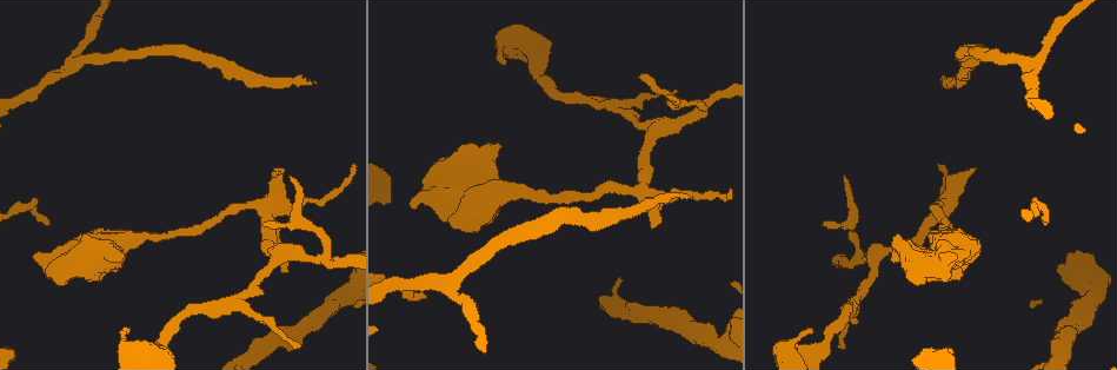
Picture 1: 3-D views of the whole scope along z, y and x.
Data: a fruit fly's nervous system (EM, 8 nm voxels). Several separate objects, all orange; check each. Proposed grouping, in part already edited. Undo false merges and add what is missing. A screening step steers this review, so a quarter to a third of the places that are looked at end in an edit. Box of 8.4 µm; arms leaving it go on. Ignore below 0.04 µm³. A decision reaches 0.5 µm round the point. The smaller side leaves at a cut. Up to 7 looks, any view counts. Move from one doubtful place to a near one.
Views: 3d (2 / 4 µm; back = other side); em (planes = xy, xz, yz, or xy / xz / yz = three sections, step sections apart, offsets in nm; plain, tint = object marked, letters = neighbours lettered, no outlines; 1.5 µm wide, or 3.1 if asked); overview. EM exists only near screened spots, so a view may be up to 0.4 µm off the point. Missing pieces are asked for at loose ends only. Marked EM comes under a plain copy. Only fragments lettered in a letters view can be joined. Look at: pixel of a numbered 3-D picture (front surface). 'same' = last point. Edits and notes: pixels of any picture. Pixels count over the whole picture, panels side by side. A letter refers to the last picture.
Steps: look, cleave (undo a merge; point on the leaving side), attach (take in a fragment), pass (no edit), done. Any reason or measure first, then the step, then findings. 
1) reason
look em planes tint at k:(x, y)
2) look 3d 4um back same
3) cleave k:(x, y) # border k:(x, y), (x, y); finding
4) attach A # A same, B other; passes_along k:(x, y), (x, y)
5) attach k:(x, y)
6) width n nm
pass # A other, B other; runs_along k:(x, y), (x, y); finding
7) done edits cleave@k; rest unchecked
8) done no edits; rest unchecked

three arms meet
look em xy step 8 tint at 1:(453, 282)

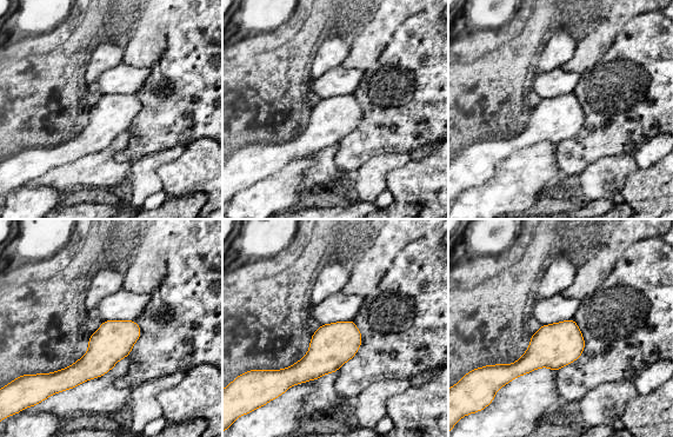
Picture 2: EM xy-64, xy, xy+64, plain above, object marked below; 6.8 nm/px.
look em planes tint same

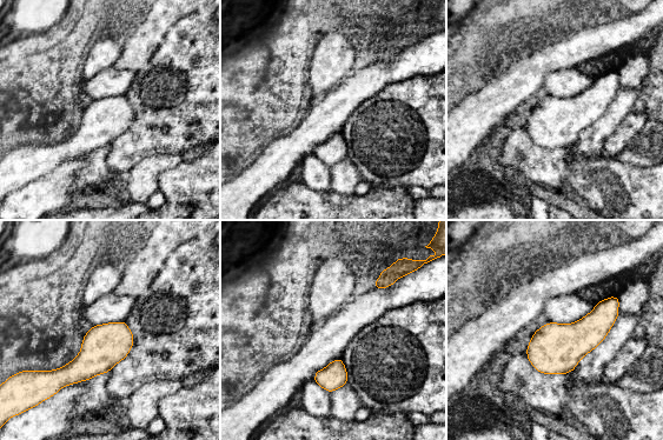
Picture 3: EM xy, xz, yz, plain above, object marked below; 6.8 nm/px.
look em planes letters same

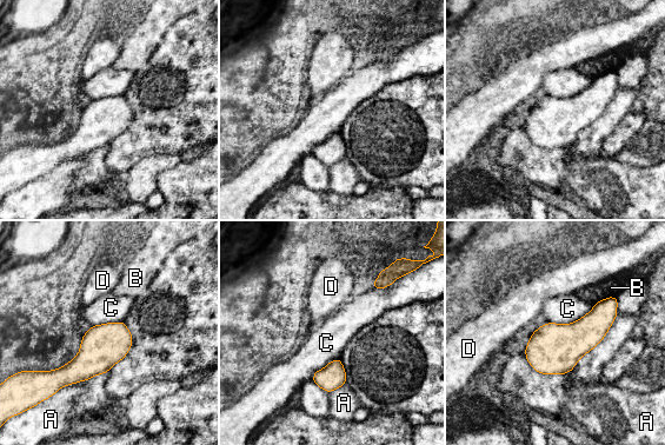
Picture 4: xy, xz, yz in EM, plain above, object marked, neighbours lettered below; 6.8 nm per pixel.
longest_contact A 500 nm
pass # A other, B other, C other, D other; border 4:(618, 313), (606, 334), (571, 370); one neuron here

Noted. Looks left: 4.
free end
look em planes letters at 1:(651, 228)

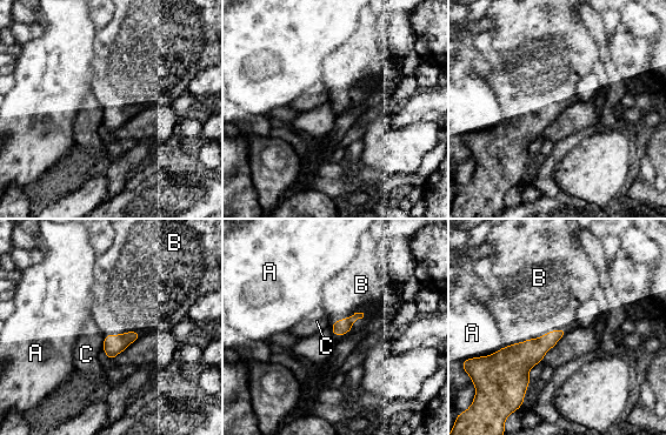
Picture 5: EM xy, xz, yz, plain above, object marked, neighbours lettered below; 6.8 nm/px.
attach B # A other, B same, C other; it goes on there

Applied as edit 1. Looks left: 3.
thick turns thin
look em yz step 4 letters at 1:(960, 253)

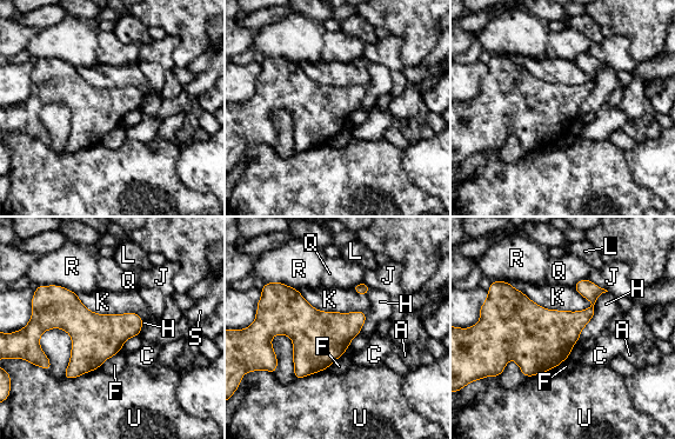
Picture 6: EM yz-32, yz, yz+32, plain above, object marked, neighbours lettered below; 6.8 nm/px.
width 320 nm
pass # A other, C other, F other, H other, J other, K other, L other, Q other, R other, S other, U other; continuous, no second neuron

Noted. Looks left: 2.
done edits attach@5; rest unchecked

